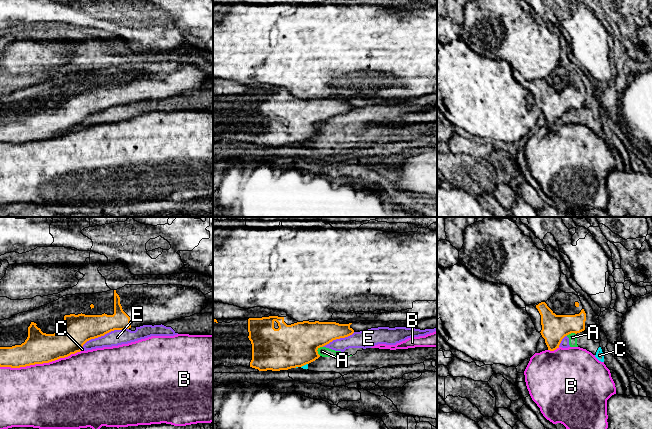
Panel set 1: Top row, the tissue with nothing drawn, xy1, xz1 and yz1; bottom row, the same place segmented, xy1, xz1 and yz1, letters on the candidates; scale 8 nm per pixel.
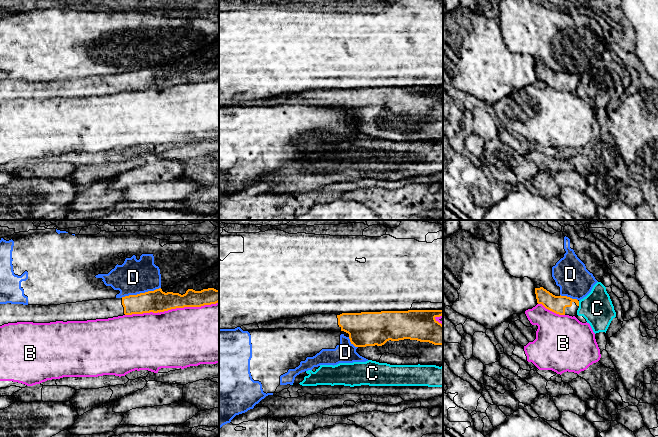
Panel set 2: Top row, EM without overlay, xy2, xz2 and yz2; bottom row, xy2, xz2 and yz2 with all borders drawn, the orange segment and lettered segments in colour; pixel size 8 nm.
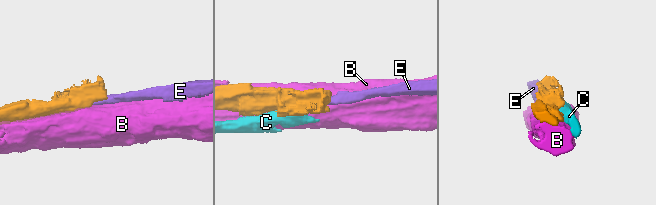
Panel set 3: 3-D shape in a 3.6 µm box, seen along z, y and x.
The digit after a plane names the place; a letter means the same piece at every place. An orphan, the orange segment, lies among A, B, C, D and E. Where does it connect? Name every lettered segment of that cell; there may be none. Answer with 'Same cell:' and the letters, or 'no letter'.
Same cell: no letter

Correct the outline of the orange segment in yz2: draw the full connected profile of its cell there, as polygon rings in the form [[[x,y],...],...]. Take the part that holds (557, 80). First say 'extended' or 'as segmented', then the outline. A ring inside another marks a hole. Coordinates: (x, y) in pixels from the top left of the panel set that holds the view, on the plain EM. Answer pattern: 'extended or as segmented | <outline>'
extended | [[[543,63],[535,64],[538,80],[542,80],[546,85],[559,90],[575,92],[579,84],[579,77],[567,72],[555,72]]]

